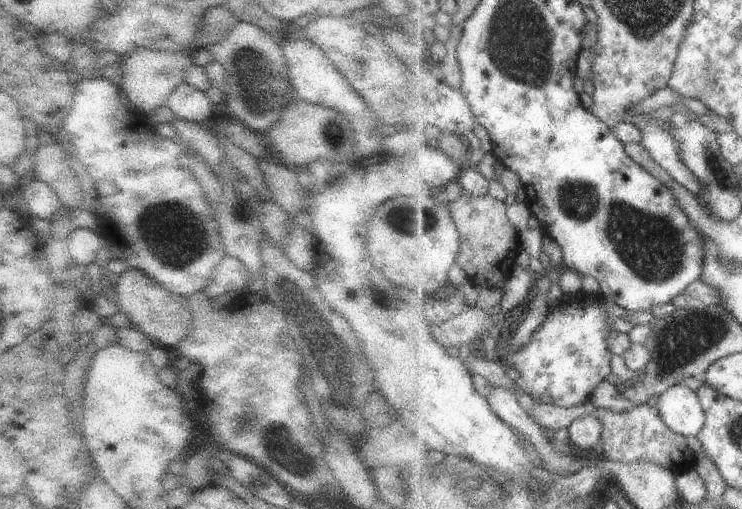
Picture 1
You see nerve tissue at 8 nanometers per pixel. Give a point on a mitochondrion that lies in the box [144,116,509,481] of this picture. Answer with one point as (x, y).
(247, 420)

